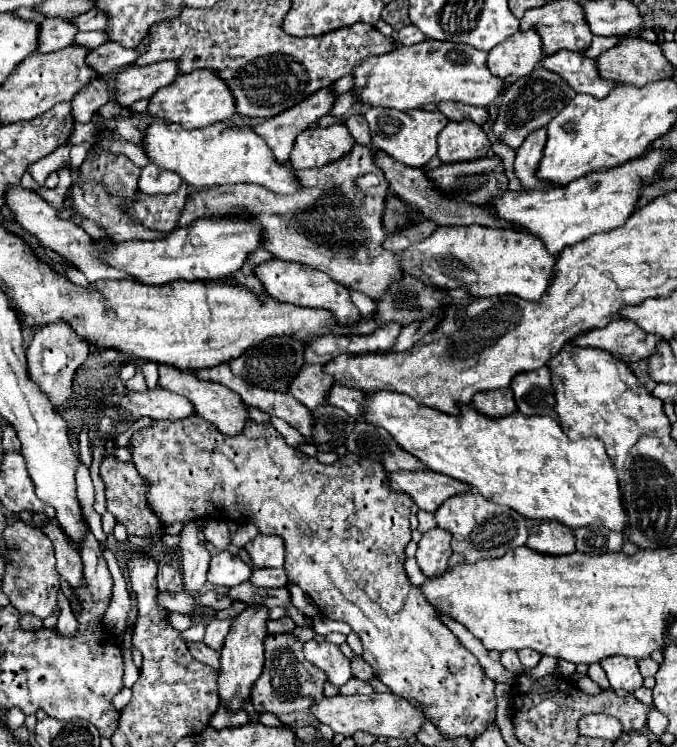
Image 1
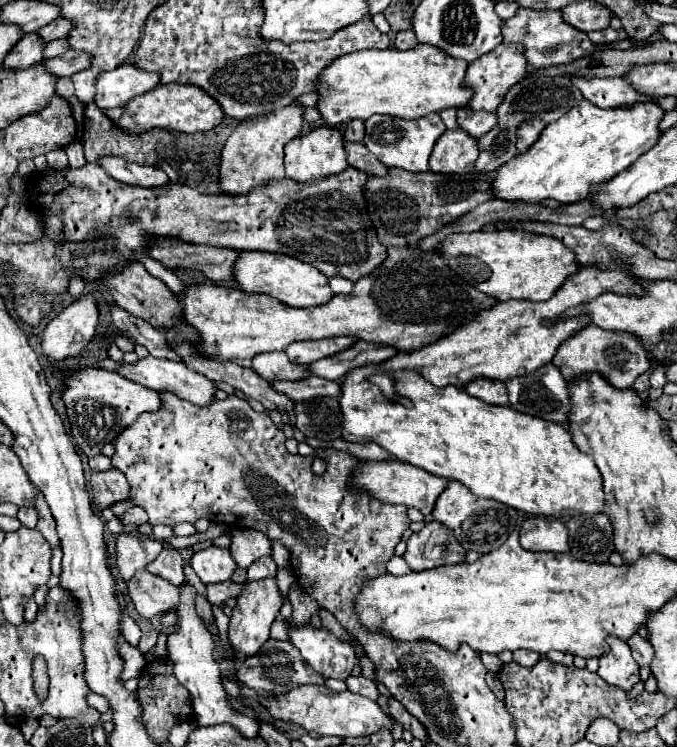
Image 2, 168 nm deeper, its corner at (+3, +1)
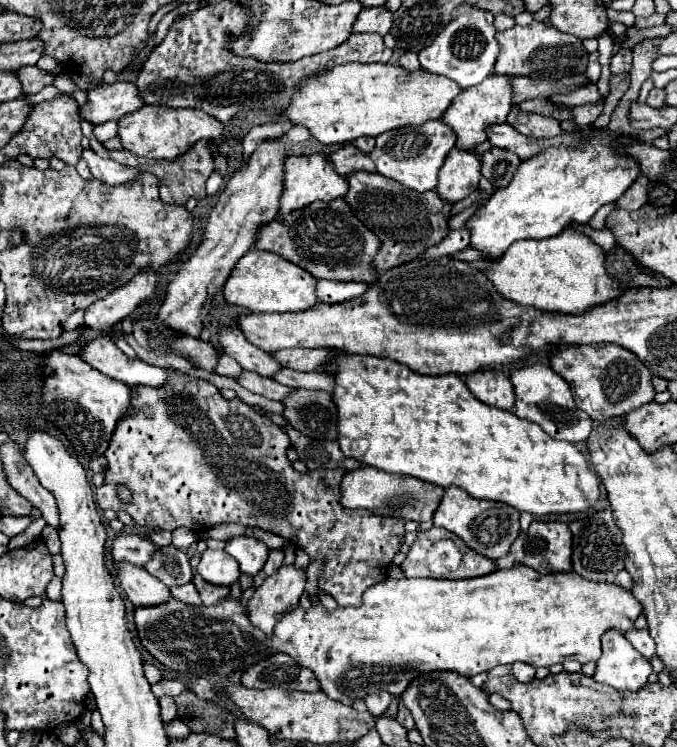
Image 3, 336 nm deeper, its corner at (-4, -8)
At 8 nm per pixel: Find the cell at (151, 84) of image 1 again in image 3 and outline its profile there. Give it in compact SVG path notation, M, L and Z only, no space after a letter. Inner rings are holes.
M133 82L99 84L87 92L87 104L81 108L81 118L91 124L103 124L107 120L119 120L127 112L143 108L145 102Z

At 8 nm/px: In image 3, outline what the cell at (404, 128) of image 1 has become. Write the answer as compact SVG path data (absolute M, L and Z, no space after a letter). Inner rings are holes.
M429 120L423 126L405 126L379 134L377 144L369 156L375 162L379 174L393 178L417 192L427 192L437 186L437 172L455 142L455 132L451 132L443 120Z

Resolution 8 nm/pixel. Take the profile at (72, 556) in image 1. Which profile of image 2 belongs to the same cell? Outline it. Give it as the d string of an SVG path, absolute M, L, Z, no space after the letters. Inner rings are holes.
M40 491L36 493L36 511L38 511L38 525L36 529L44 535L44 539L52 545L52 547L58 547L60 545L60 539L56 535L56 521L48 509L48 503L44 501L44 495L40 495Z

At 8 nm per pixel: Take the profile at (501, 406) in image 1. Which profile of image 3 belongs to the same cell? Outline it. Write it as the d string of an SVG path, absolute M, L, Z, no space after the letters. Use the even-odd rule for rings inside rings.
M487 368L481 372L469 374L465 378L465 384L473 392L473 396L483 404L489 404L501 410L511 410L515 404L513 384L509 376L499 368Z

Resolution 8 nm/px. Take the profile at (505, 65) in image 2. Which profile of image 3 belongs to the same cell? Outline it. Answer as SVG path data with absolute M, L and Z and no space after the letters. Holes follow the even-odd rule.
M491 74L487 76L487 80L483 80L483 84L477 84L475 88L467 88L463 90L459 96L455 96L453 104L449 106L449 110L443 116L443 122L447 126L451 126L451 130L457 134L457 148L463 150L473 150L479 142L487 140L485 138L485 128L489 124L503 124L509 110L511 110L511 78L509 76L499 76L499 74Z

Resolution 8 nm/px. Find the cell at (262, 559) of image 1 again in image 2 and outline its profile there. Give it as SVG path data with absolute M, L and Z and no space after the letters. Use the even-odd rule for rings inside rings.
M234 529L232 531L232 559L238 567L250 567L256 559L272 553L270 539L256 529Z

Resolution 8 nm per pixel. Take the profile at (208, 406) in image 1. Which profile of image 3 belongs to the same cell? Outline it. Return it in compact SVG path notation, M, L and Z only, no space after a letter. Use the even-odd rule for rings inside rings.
M109 336L95 338L85 350L79 354L87 364L91 364L95 370L125 382L127 386L151 386L161 388L167 384L169 370L151 366L143 360L131 360L127 358Z

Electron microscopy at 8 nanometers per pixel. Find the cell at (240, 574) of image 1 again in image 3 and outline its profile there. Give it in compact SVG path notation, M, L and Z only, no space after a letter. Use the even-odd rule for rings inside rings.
M209 548L201 554L197 572L207 582L217 586L231 586L241 576L239 566L235 564L235 560L231 560L231 556L227 556L225 550L209 550Z

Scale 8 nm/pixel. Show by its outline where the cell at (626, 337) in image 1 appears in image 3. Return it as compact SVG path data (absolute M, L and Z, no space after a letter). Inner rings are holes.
M615 344L567 346L551 356L549 366L567 380L573 390L575 404L597 422L625 416L627 412L651 402L655 396L651 372L645 364L641 364L633 352Z

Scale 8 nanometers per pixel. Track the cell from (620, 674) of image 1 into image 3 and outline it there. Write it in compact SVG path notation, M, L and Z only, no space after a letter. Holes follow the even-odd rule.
M605 632L601 642L603 656L597 660L597 672L593 678L619 692L641 690L647 684L647 676L653 672L649 660L639 656L621 632Z

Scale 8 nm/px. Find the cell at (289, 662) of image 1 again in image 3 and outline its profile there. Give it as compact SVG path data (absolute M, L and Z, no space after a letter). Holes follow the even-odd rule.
M273 654L259 664L251 666L243 672L241 684L245 688L283 688L283 690L303 690L303 692L315 692L321 690L319 680L315 680L315 674L309 668L299 666L295 660L291 660L289 654Z

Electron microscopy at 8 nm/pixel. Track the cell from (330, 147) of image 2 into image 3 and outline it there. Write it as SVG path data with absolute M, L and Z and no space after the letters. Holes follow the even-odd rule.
M309 154L309 156L287 156L285 160L285 192L281 196L279 212L293 212L295 208L303 208L315 200L333 200L345 196L349 184L345 176L337 174L333 162L325 154Z

